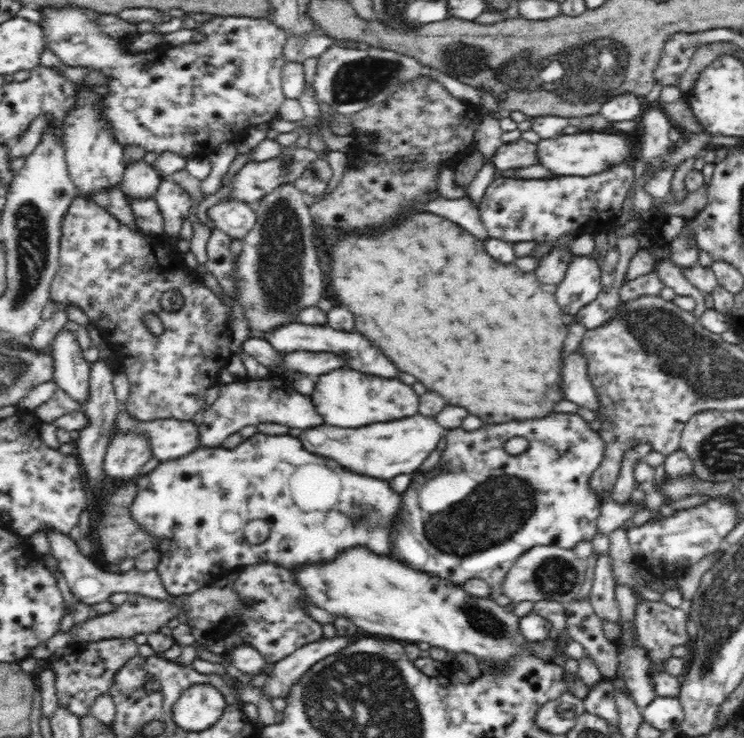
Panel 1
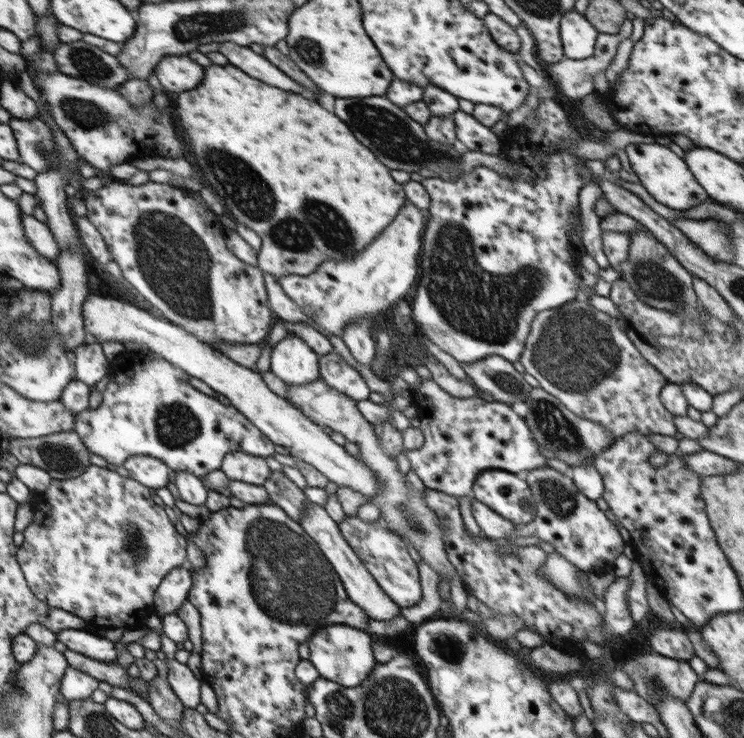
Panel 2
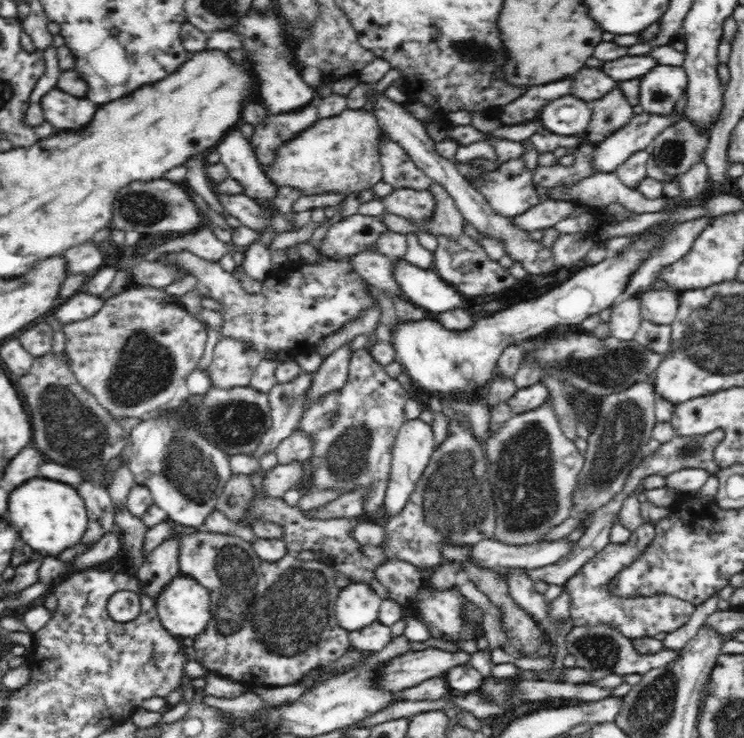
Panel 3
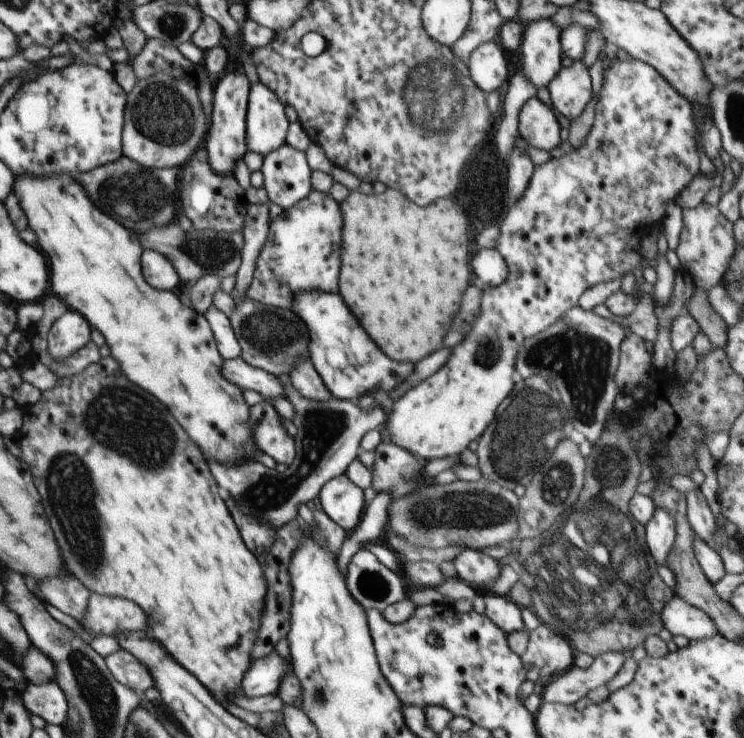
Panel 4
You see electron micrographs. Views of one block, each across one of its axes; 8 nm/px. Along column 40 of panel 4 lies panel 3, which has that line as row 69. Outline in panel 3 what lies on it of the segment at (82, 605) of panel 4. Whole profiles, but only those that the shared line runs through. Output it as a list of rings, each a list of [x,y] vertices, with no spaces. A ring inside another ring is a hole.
[[[582,68],[576,76],[574,76],[574,84],[572,84],[572,94],[576,98],[582,98],[586,102],[590,100],[598,100],[606,96],[612,88],[616,88],[617,84],[602,70],[598,68]]]

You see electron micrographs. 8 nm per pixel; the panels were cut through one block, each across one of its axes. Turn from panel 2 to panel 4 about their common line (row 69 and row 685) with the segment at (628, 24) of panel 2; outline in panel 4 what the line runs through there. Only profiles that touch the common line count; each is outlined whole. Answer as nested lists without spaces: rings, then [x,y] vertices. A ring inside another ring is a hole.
[[[606,651],[588,668],[572,666],[555,682],[545,687],[542,700],[549,703],[574,704],[591,690],[606,686],[626,662],[623,651]]]

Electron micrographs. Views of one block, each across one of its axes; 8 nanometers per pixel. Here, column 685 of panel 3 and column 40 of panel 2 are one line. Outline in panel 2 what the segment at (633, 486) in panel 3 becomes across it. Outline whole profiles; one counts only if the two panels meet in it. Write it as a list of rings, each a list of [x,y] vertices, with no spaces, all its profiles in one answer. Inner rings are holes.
[[[60,432],[37,438],[13,438],[8,445],[10,453],[20,464],[31,464],[46,470],[52,479],[68,479],[80,476],[92,463],[90,452],[82,445],[80,438],[73,432]]]

